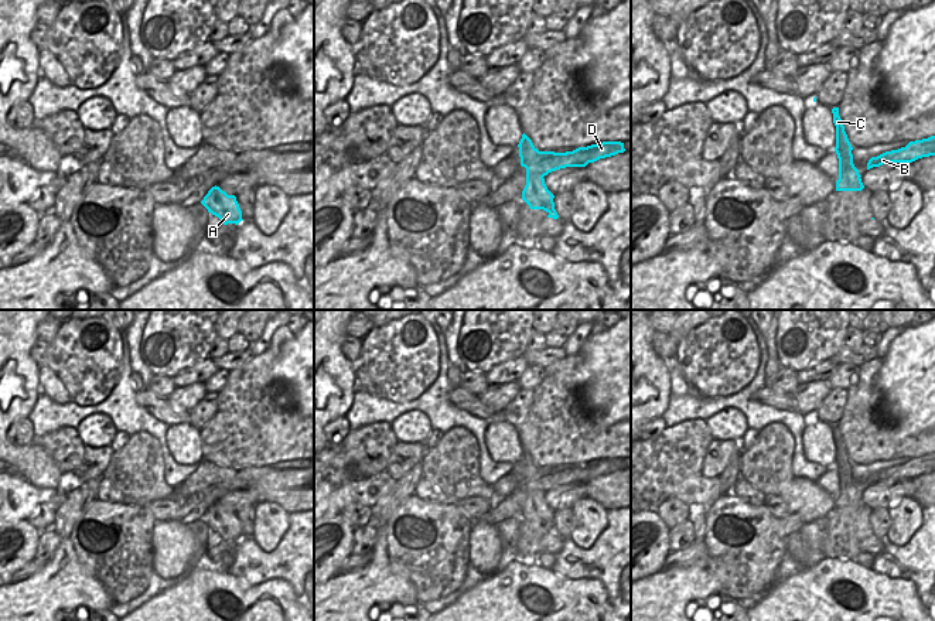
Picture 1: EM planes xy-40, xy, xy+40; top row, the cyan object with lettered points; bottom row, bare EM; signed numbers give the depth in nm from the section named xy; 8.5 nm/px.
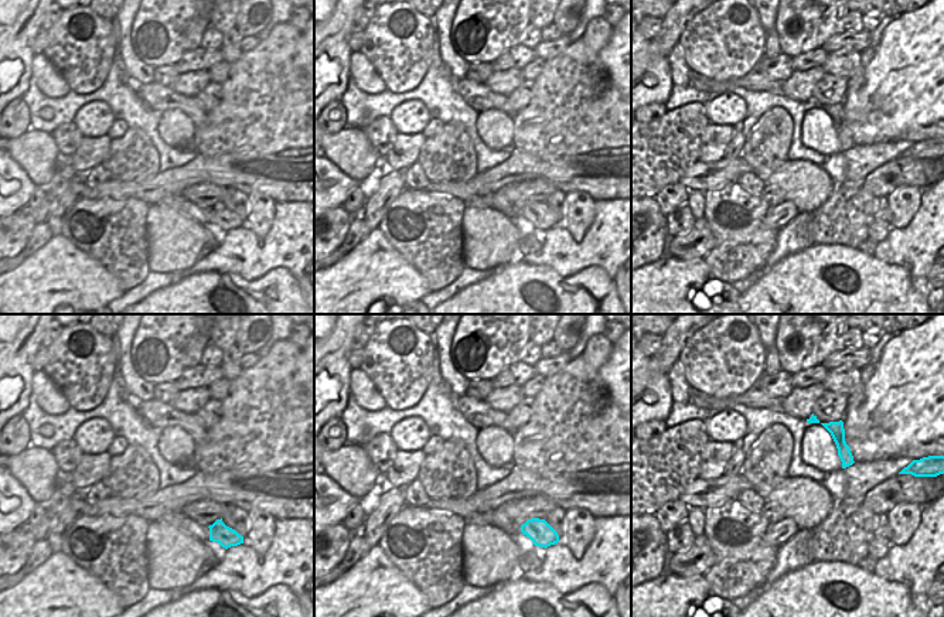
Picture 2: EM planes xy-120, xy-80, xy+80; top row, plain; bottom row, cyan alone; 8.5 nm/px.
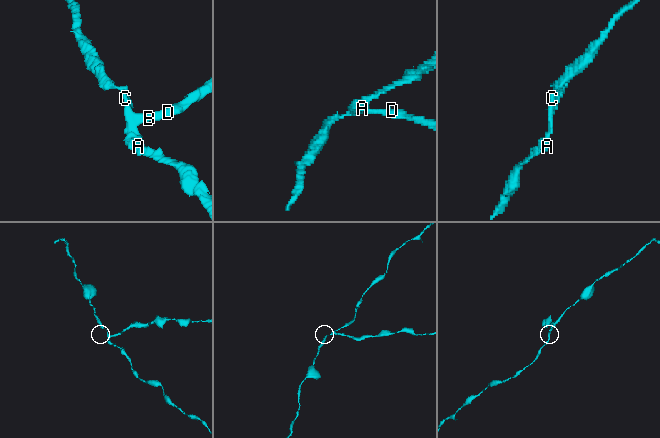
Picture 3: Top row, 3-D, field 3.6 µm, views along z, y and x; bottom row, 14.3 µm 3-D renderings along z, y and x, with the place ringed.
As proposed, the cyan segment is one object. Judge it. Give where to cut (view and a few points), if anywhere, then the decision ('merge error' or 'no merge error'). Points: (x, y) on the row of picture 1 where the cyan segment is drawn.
cut in xy along (541, 152), (539, 160), (528, 167), (528, 174); merge error

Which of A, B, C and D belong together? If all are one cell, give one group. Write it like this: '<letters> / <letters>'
A C / B D

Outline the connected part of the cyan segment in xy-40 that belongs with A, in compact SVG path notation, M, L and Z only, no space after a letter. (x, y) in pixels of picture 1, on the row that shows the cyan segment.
M216 185L208 191L201 204L208 209L208 212L218 216L223 225L238 225L243 221L236 197L228 195Z

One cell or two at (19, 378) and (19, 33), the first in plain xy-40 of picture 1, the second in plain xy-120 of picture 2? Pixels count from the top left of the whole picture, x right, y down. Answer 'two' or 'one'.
one

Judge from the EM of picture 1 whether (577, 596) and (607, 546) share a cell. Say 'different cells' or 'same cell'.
different cells

